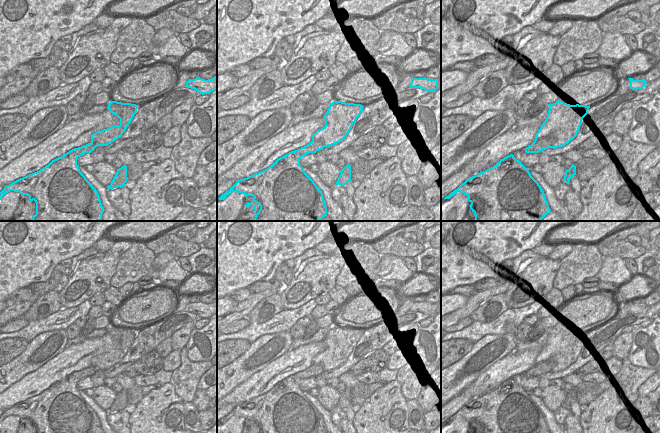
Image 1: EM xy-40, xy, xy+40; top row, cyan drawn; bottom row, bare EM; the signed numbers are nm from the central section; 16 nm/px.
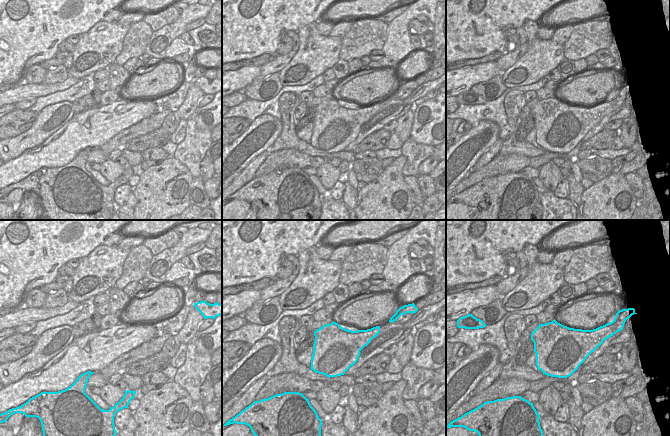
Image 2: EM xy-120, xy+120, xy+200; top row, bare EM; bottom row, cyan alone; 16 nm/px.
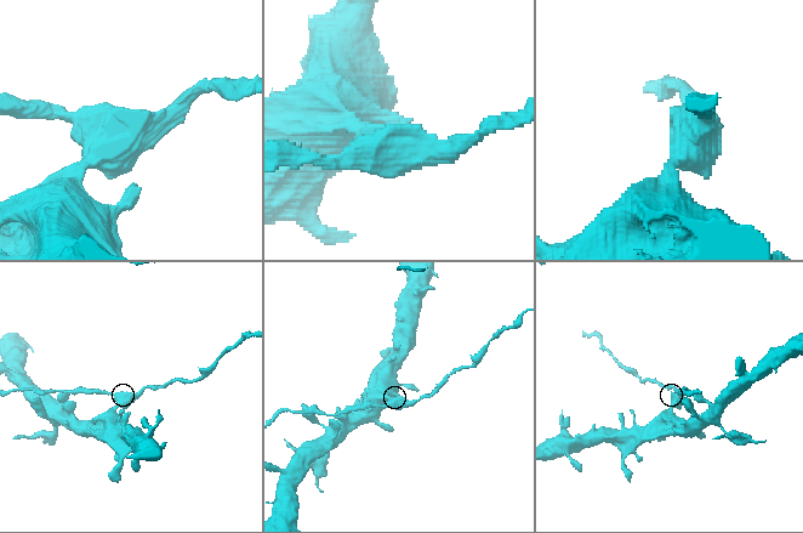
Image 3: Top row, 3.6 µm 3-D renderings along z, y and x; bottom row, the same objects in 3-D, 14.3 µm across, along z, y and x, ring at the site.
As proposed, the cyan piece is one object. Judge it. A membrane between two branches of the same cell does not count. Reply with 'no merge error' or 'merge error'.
merge error

